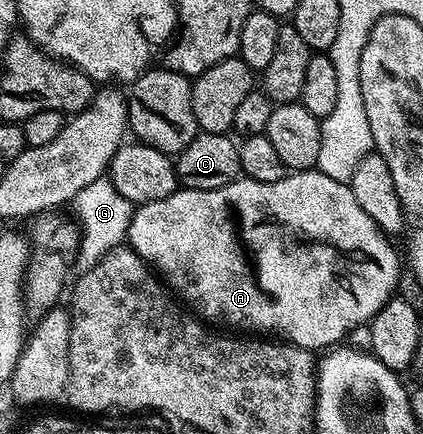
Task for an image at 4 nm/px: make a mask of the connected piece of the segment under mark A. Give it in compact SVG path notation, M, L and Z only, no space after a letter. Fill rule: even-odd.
M318 168L288 172L287 176L281 178L277 183L261 183L240 176L238 181L229 183L220 189L176 188L175 192L165 199L145 203L132 212L125 241L130 248L135 250L136 255L142 261L147 262L152 270L174 290L178 300L196 318L212 326L224 325L227 328L224 330L227 331L248 329L251 332L248 334L270 335L272 338L282 339L284 342L312 351L323 351L328 347L338 346L342 342L339 340L350 329L355 329L358 325L366 326L375 313L381 311L383 304L391 300L396 292L395 284L399 281L399 259L390 243L387 242L390 241L388 234L384 233L378 223L369 215L365 215L365 211L361 211L361 203L357 203L350 184L337 179L329 179L329 175L320 173Z

